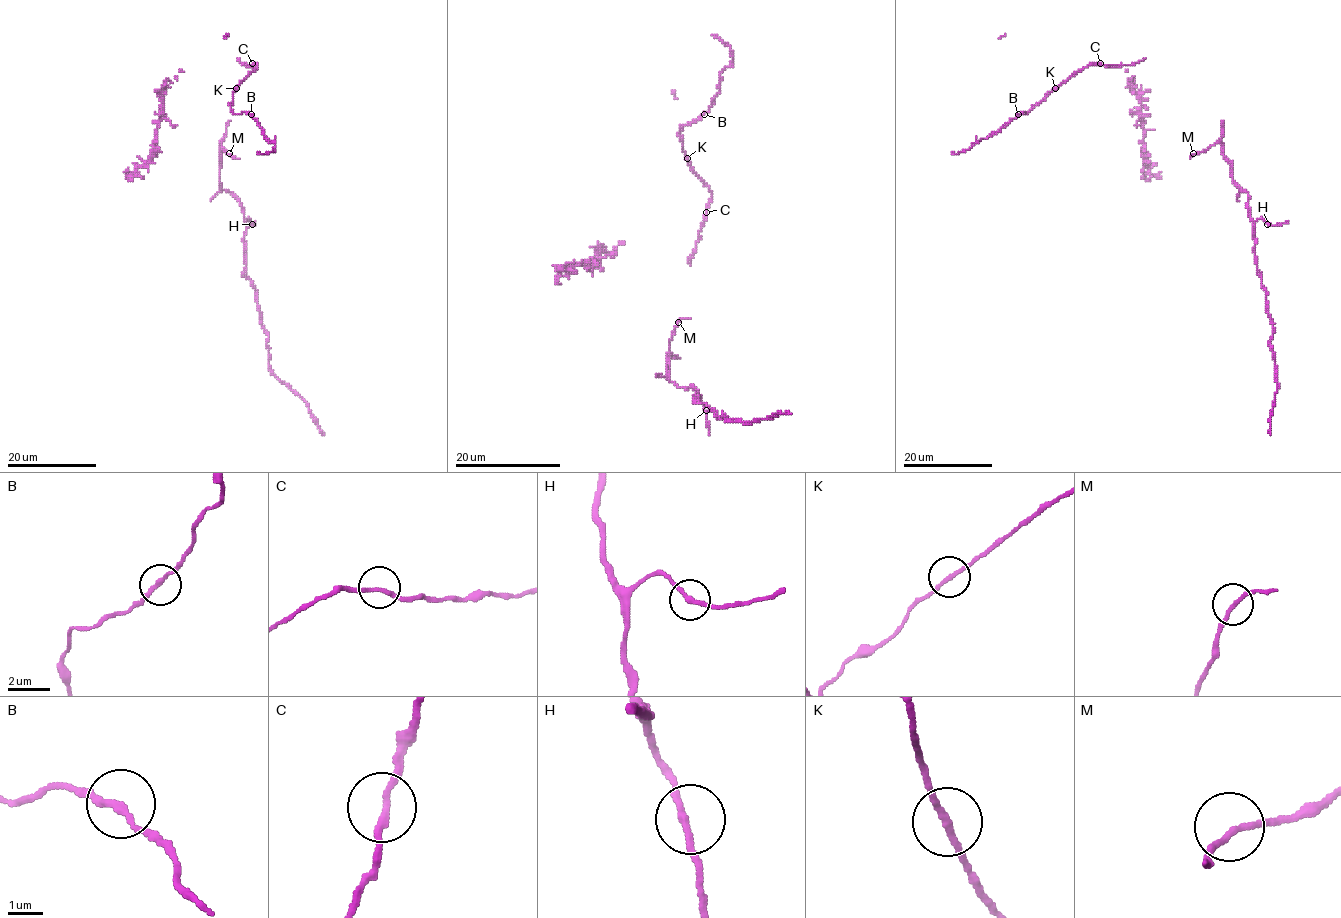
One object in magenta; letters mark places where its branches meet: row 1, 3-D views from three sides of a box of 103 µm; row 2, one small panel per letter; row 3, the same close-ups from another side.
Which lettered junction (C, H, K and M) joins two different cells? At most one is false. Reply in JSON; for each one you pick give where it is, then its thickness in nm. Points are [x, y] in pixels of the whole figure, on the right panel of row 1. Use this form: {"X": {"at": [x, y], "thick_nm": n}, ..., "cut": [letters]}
{"K": {"at": [1055, 88], "thick_nm": 190}, "cut": ["K"]}

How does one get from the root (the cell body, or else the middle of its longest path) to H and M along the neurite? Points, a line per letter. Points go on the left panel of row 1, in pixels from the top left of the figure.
H: (228, 124), (220, 146), (220, 186), (234, 197), (242, 208), (243, 218), (247, 221), (249, 218), (252, 224)
M: (228, 124), (221, 146), (229, 153)

